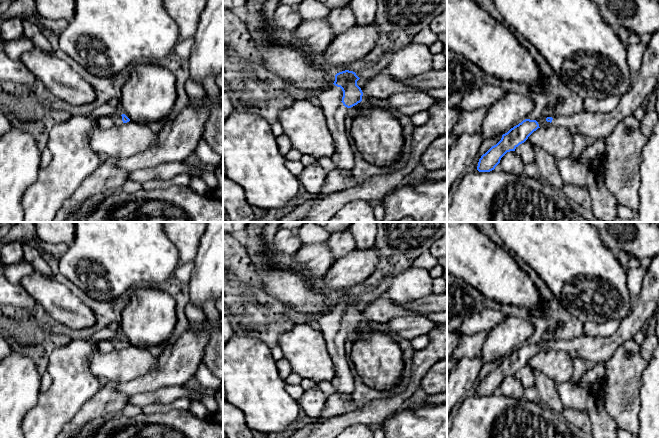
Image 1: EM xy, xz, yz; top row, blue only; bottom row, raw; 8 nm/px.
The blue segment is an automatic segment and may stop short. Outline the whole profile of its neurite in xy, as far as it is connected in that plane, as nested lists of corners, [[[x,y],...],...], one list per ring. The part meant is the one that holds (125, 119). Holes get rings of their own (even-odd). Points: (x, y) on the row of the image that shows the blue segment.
[[[114,113],[113,115],[98,117],[97,126],[100,128],[111,128],[114,126],[119,126],[123,123],[127,123],[129,121],[130,119],[125,114],[119,115]]]

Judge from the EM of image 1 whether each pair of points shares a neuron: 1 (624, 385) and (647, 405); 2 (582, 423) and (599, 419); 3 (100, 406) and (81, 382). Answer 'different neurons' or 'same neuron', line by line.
1: different neurons
2: different neurons
3: different neurons

